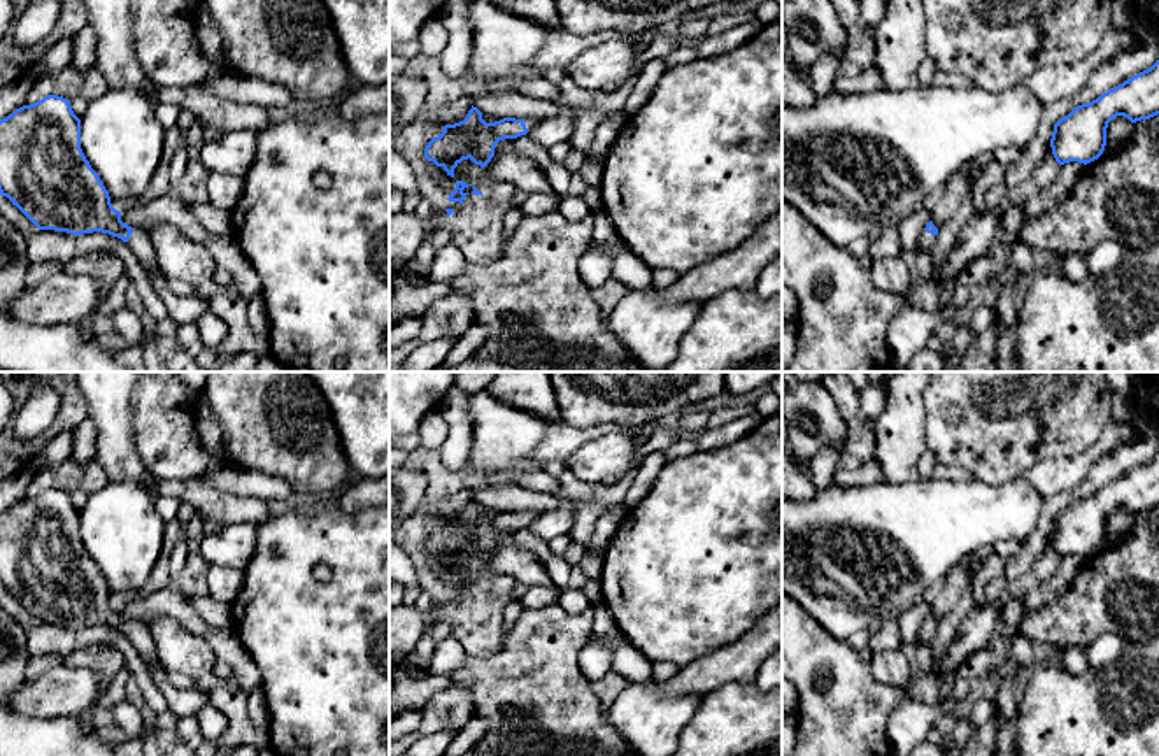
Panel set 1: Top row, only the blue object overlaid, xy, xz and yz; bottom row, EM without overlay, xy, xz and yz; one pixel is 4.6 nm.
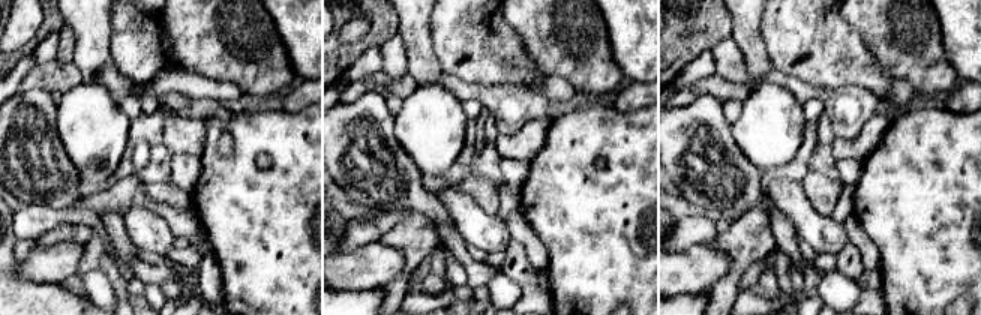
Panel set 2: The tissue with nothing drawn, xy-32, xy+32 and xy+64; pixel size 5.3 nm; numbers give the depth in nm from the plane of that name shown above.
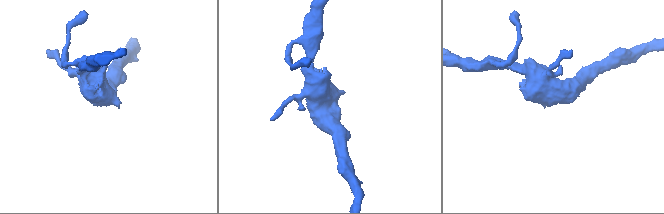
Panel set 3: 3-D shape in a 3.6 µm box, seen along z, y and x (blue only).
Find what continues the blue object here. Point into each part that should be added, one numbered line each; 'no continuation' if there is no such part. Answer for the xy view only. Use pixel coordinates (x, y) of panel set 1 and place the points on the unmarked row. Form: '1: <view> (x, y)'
1: xy (139, 635)

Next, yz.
1: yz (926, 634)

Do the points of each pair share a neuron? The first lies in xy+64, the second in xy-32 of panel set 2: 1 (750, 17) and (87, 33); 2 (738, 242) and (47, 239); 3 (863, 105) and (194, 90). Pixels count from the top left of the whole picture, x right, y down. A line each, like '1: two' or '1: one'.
1: one
2: one
3: two

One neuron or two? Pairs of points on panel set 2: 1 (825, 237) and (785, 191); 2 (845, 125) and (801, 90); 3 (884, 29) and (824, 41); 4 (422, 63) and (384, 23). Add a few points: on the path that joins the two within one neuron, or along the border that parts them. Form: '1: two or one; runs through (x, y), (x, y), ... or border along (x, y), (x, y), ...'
1: one; runs through (813, 225), (794, 203)
2: one; runs through (840, 113), (821, 93), (813, 92)
3: two; border along (840, 15), (858, 33), (878, 63)
4: two; border along (396, 15), (398, 33)

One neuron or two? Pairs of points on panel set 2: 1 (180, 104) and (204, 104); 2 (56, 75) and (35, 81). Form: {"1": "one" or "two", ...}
{"1": "one", "2": "one"}

